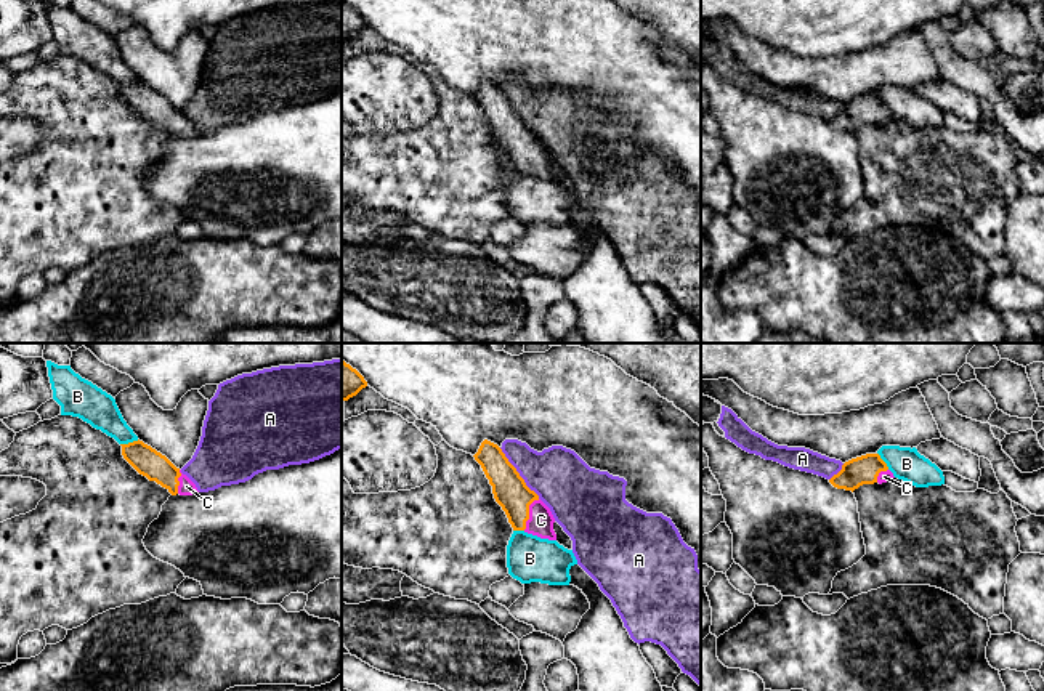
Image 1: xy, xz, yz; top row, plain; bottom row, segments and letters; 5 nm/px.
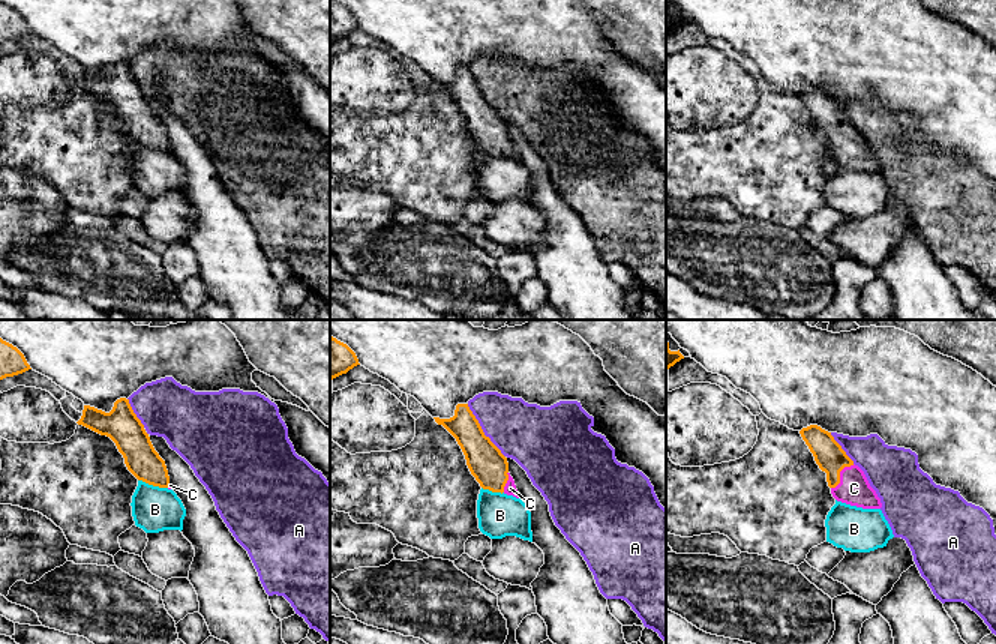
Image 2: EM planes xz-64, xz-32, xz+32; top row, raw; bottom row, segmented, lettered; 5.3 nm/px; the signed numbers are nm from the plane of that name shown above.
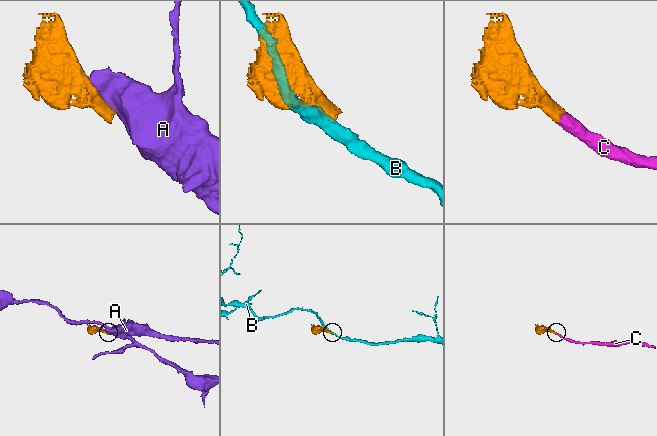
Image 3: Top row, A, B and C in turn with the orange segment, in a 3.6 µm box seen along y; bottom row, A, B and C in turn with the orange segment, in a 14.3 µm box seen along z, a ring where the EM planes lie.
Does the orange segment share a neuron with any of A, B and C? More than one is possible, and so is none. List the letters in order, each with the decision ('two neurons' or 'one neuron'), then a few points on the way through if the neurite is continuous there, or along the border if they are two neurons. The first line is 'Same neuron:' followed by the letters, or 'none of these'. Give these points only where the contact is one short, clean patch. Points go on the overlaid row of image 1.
Same neuron: C
A: two neurons
B: two neurons
C: one neuron; way xz (510, 491), (528, 513), (541, 520)

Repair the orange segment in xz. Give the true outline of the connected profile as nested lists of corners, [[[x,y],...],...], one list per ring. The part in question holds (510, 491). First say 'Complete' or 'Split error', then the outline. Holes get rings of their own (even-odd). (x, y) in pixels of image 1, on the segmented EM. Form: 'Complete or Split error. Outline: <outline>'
Split error. Outline: [[[484,439],[473,457],[489,479],[494,499],[505,511],[513,531],[556,540],[555,518],[550,508],[526,486],[502,449]]]

